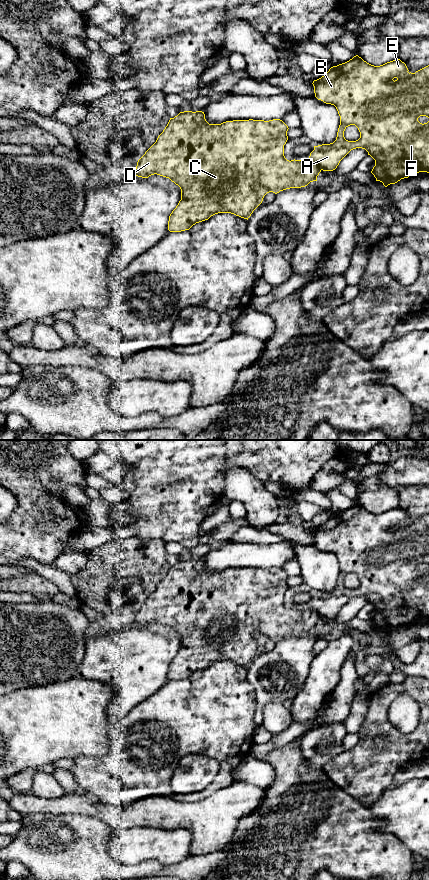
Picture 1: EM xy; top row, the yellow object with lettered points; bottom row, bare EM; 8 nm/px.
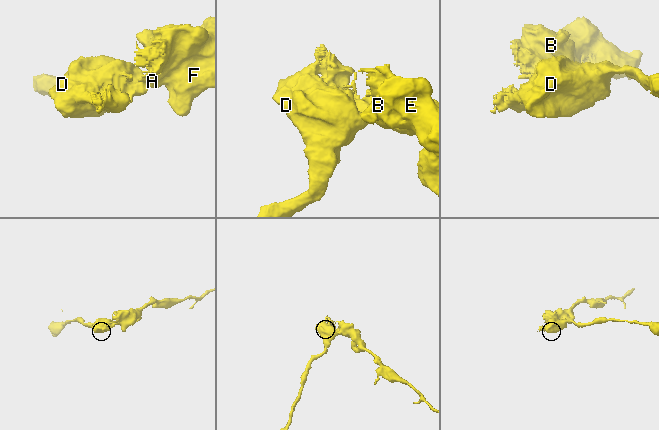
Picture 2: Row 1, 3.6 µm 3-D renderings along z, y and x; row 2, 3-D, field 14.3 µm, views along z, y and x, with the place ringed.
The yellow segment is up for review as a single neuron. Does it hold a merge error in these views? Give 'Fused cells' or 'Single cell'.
Fused cells

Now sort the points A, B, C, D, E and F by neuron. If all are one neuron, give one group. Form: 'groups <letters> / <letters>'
groups A B E F / C D

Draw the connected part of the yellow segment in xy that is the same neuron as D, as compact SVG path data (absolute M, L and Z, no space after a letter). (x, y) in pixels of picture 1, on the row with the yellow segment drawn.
M202 111L180 112L170 118L156 142L138 160L134 176L148 178L157 174L169 178L181 189L181 200L169 216L168 230L181 232L189 230L196 223L208 220L218 213L231 213L247 219L262 203L264 196L290 188L301 188L317 181L321 172L318 164L309 159L287 160L284 145L288 140L288 126L280 119L233 120L221 124L209 124Z

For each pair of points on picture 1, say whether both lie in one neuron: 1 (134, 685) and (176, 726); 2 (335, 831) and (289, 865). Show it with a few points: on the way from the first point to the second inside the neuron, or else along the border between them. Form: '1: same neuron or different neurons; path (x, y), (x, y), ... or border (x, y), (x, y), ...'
1: different neurons; border (166, 683), (139, 702), (129, 712)
2: same neuron; path (324, 832), (300, 856)

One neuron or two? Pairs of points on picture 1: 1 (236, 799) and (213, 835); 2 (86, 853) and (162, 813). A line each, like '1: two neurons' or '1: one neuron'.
1: one neuron
2: two neurons

